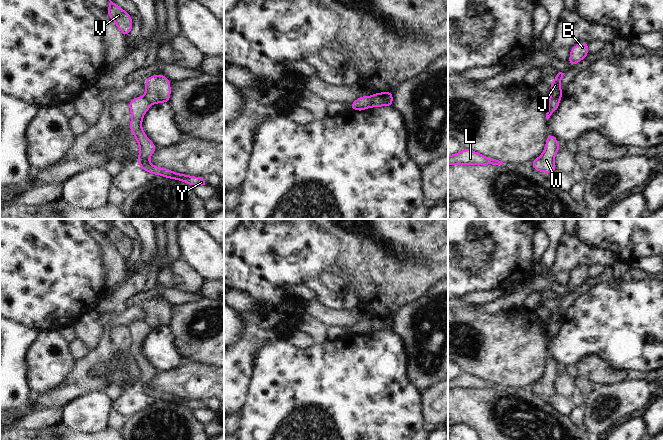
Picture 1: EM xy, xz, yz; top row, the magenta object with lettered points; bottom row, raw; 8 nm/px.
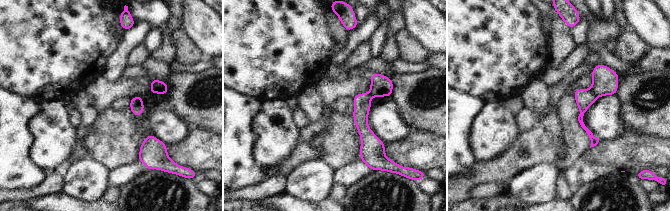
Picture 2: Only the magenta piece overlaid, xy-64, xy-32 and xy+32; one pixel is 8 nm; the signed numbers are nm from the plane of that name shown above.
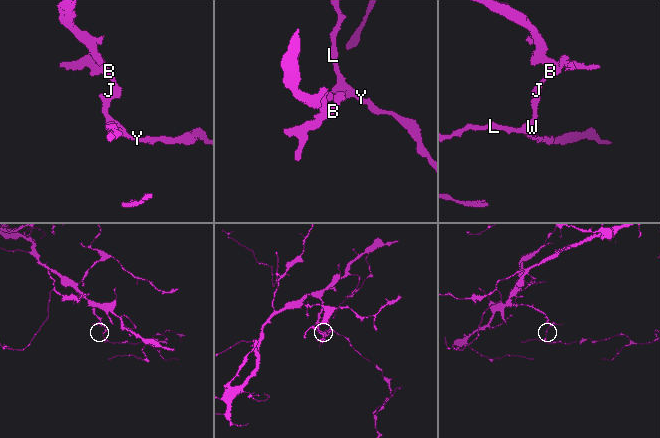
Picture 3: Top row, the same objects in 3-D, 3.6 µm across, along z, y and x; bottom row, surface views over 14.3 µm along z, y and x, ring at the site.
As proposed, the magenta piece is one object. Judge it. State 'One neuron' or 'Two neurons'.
Two neurons

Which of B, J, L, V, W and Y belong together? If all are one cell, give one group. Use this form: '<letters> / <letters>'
B J V / L W Y

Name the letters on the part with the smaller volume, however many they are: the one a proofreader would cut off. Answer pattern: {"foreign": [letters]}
{"foreign": ["L", "W", "Y"]}

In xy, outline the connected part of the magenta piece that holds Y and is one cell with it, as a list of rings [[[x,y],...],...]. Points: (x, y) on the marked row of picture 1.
[[[136,97],[131,99],[128,104],[129,110],[131,112],[129,129],[133,133],[139,145],[137,164],[145,172],[151,173],[153,175],[160,175],[168,179],[182,181],[192,187],[195,185],[205,185],[203,177],[180,174],[167,168],[156,167],[150,163],[149,158],[156,151],[157,147],[144,133],[142,129],[142,121],[145,113],[151,108],[151,103],[149,103],[145,97]]]

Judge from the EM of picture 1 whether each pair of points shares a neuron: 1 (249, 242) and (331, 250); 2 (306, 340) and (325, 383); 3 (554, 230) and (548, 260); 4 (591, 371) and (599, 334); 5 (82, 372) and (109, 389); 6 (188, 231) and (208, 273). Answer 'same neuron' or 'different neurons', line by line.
1: same neuron
2: different neurons
3: same neuron
4: different neurons
5: different neurons
6: same neuron

